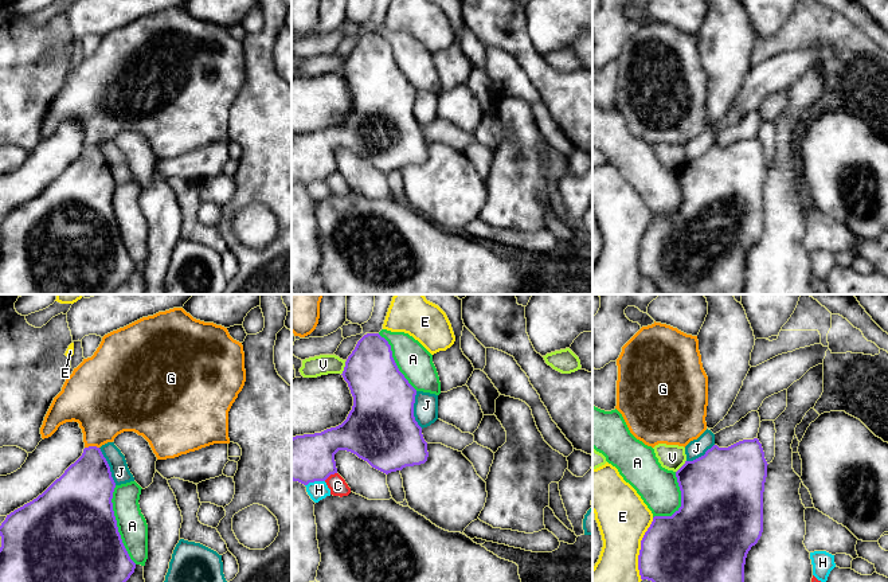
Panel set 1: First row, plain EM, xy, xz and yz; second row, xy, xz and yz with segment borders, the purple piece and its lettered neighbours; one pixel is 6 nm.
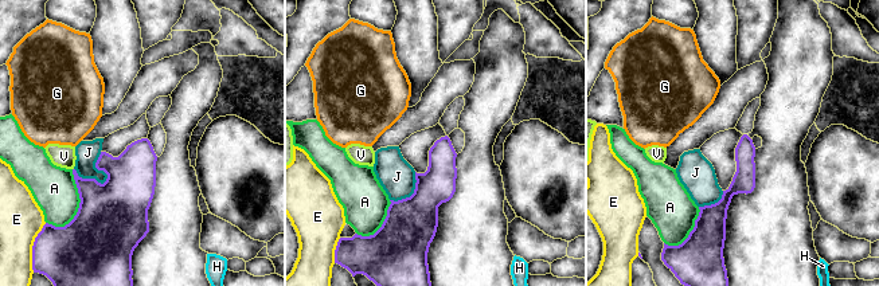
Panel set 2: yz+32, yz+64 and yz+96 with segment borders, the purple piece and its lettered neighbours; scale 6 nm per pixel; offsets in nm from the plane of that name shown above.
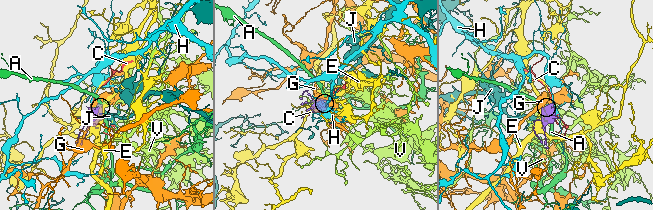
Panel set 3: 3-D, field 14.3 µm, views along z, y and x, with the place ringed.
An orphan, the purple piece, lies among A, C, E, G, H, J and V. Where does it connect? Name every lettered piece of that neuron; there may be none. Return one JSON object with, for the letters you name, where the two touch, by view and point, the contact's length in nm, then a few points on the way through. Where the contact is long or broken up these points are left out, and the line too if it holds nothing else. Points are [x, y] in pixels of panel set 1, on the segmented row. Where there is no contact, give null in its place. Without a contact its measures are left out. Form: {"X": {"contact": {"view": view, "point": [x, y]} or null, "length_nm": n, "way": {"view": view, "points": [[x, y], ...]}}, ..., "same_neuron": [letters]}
{"J": {"contact": {"view": "xy", "point": [109, 467]}, "length_nm": 240}, "same_neuron": ["J"]}

